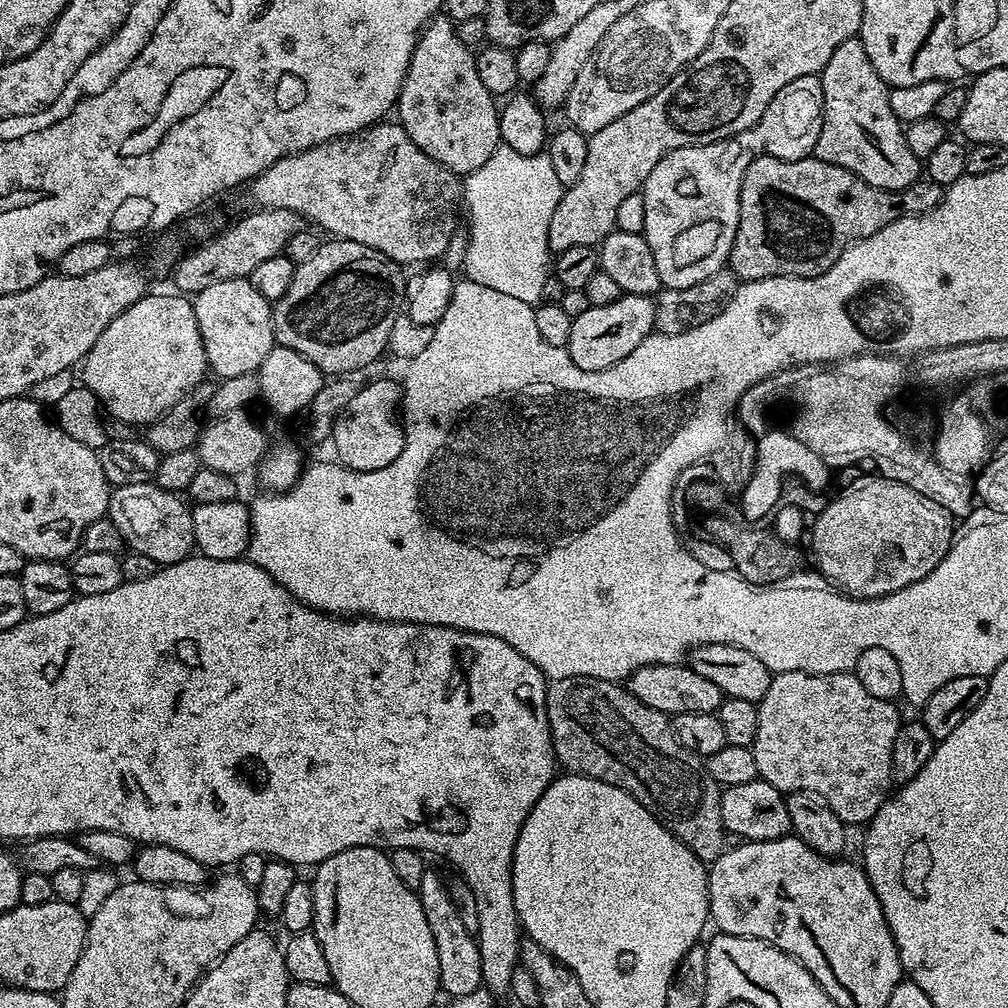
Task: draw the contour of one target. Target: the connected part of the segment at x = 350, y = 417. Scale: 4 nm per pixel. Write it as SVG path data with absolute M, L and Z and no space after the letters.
M372 380L365 383L350 398L350 406L341 412L332 425L330 444L336 447L335 459L356 472L382 470L402 454L404 426L400 408L400 388L392 380Z

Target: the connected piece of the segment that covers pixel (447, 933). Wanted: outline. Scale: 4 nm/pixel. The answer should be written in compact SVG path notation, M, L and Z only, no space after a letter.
M425 870L422 874L422 886L418 890L422 902L422 914L426 914L426 922L430 922L430 934L434 934L434 946L438 950L438 978L440 990L445 997L451 998L462 994L471 994L483 985L482 962L480 948L476 944L473 933L462 926L460 912L452 900L449 885L438 873Z

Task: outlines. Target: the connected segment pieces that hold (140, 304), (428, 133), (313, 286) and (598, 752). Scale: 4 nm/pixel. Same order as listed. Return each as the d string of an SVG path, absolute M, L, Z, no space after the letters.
M146 294L134 306L127 308L94 342L82 361L83 387L88 388L100 400L101 409L111 419L121 420L133 426L147 426L166 410L179 404L182 397L196 389L209 371L208 359L202 346L202 334L194 318L192 300L187 295L152 296Z
M440 14L429 20L416 39L408 73L400 87L399 112L398 123L404 127L414 146L430 154L434 162L457 174L478 170L478 166L482 166L482 162L486 162L490 154L494 154L494 150L501 145L497 97L492 96L486 86L482 86L473 49L464 44L462 38L458 38L456 24L447 15Z
M332 238L321 243L320 248L314 250L314 254L310 258L306 258L306 262L297 264L294 282L290 282L290 290L286 290L286 294L282 294L282 298L275 301L272 309L272 325L276 335L276 344L282 348L298 350L298 354L302 354L302 358L310 358L310 362L314 362L314 366L318 366L318 370L329 377L340 378L345 374L356 374L359 368L364 368L367 364L374 363L380 355L385 355L390 332L394 327L394 320L401 316L402 305L405 303L406 273L404 274L404 272L405 269L401 265L395 264L390 258L386 258L386 254L382 254L370 246L362 246L362 242Z
M571 676L570 678L551 681L546 694L546 710L548 711L548 725L552 735L556 763L565 773L589 776L595 780L601 780L626 790L626 794L630 794L639 804L646 806L646 810L654 813L656 820L662 822L662 826L666 826L666 830L670 830L670 834L674 834L683 844L690 846L690 850L694 850L694 854L699 860L711 862L726 851L726 843L724 844L726 833L724 831L724 823L722 822L722 810L720 809L721 785L716 784L714 778L710 778L705 761L701 757L695 756L690 750L686 750L678 742L678 738L674 738L671 719L665 716L664 713L646 706L646 702L638 702L638 698L634 698L634 694L628 691L627 687L611 680L599 680L593 676Z

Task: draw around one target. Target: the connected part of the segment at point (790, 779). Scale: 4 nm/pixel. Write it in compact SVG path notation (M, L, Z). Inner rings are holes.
M852 672L775 673L770 682L770 690L766 690L758 705L758 738L754 738L751 747L754 762L758 762L759 779L770 782L770 786L785 794L811 792L819 800L825 800L845 826L867 825L894 788L894 738L898 738L902 723L896 706L891 700L874 698Z

